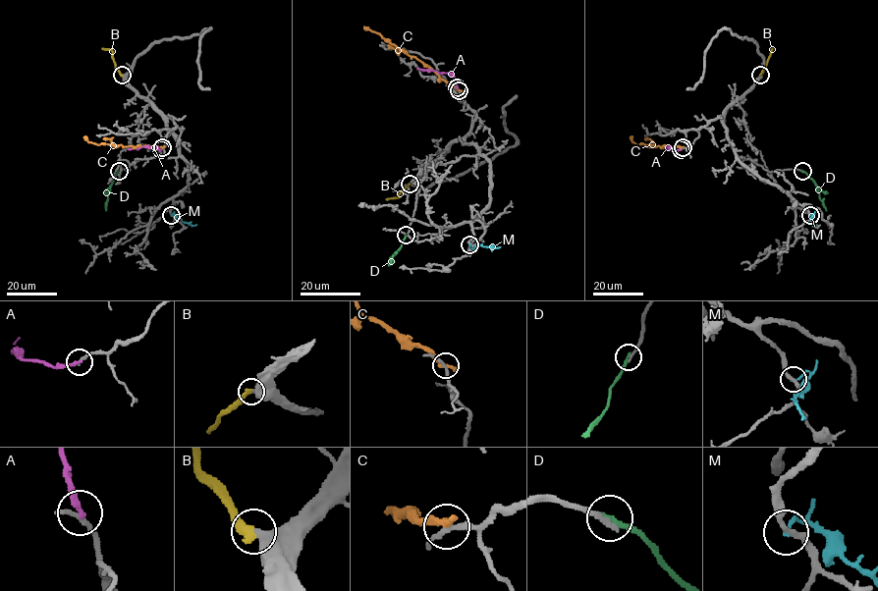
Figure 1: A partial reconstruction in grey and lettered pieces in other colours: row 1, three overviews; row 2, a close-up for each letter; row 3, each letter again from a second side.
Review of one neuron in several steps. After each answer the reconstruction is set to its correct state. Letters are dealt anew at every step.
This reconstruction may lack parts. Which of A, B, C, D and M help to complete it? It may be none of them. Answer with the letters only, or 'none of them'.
B

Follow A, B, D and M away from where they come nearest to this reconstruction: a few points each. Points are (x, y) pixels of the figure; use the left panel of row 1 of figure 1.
A: (161, 149), (142, 146), (128, 149)
B: (122, 75), (116, 68), (112, 51), (101, 49)
D: (118, 171), (110, 186), (106, 210)
M: (171, 215), (183, 222), (196, 224)

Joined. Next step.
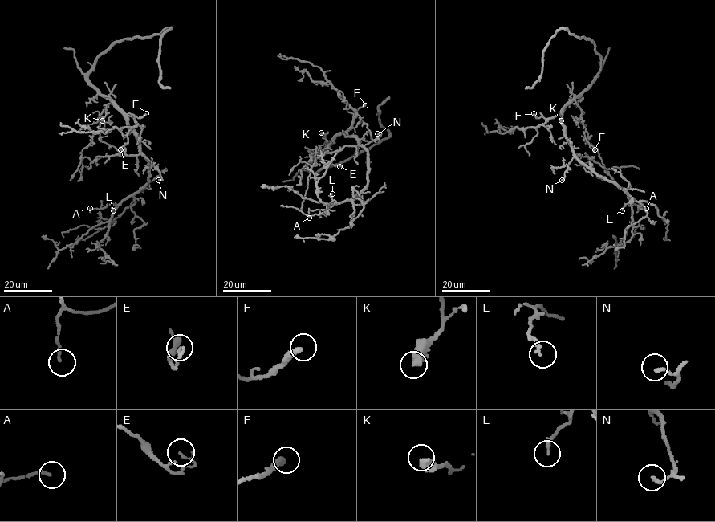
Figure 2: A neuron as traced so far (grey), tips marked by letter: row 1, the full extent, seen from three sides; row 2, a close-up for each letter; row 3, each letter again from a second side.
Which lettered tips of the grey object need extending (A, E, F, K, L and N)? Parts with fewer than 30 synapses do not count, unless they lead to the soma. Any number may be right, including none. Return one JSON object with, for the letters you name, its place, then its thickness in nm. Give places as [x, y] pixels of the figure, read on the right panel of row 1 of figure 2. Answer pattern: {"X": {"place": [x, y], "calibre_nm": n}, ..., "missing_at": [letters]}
{"missing_at": []}

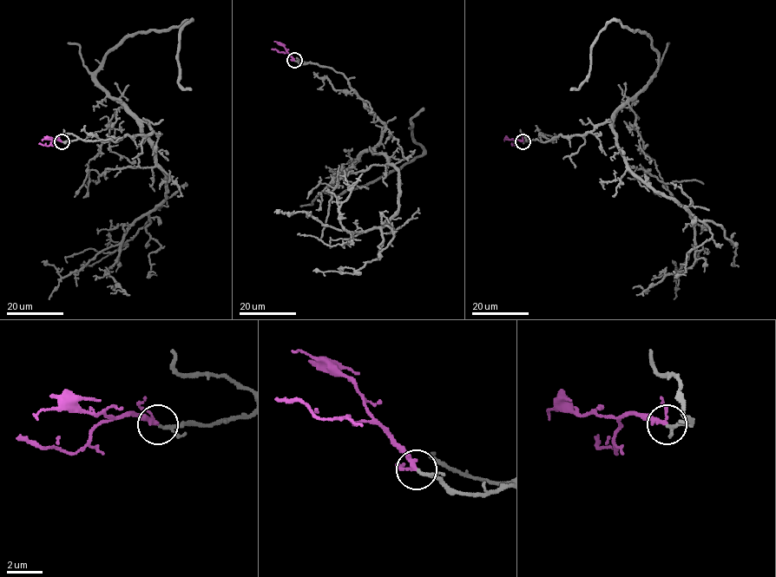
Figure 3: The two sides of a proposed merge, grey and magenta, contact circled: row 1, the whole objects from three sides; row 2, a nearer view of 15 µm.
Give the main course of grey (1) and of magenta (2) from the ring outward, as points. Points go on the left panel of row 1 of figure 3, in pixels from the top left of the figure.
1: (62, 141), (152, 132), (95, 75), (138, 32), (191, 21), (178, 48), (178, 83), (190, 90)
2: (62, 141), (55, 140), (48, 146), (39, 143)

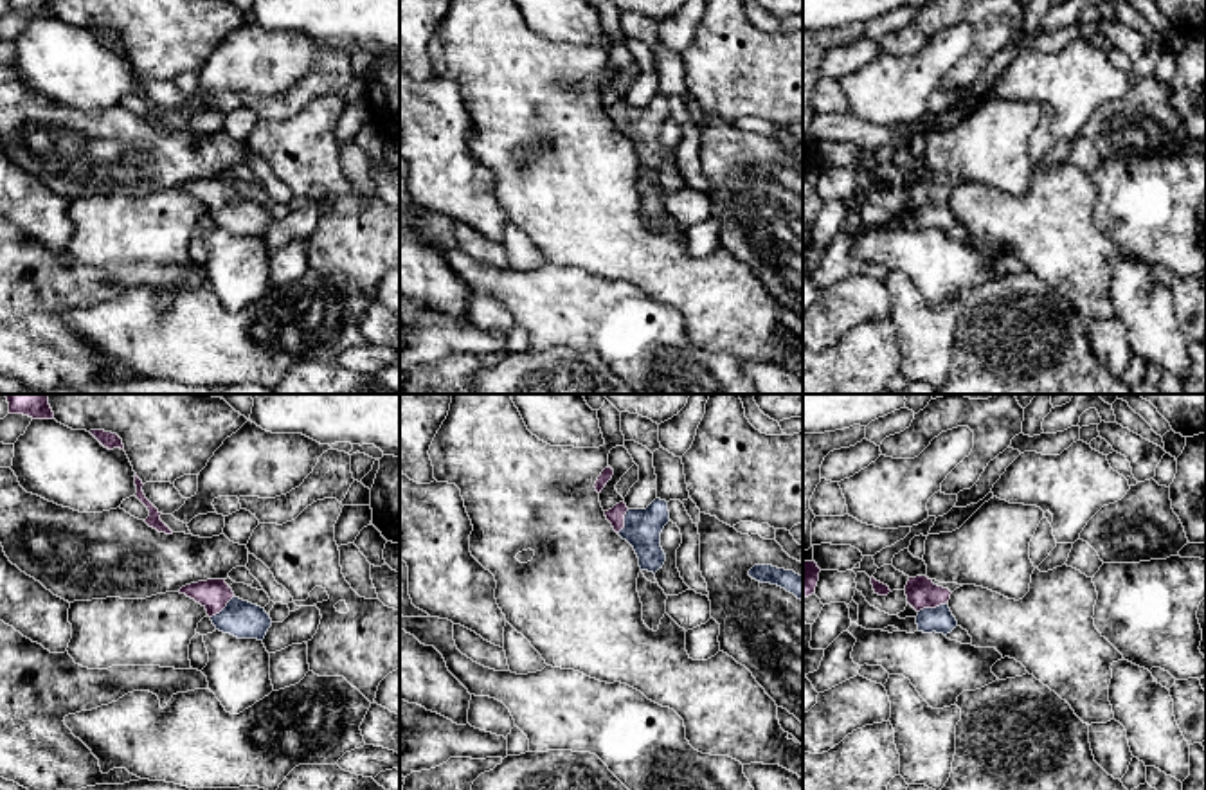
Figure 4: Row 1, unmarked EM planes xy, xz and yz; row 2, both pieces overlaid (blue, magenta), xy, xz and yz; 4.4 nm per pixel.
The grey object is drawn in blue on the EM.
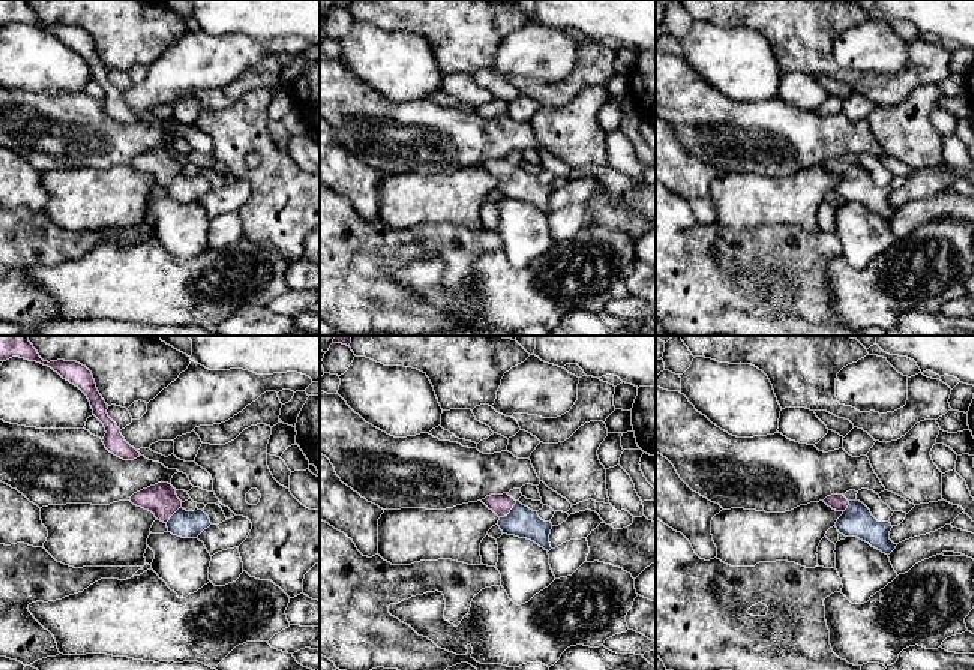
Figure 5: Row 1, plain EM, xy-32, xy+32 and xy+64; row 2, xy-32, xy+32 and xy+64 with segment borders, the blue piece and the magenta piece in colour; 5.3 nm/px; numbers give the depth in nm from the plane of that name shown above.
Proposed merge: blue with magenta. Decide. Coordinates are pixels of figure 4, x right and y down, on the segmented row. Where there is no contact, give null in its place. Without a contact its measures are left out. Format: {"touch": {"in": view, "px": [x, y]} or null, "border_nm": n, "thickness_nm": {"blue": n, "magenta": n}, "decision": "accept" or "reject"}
{"touch": {"in": "yz", "px": [931, 609]}, "border_nm": 140, "thickness_nm": {"blue": 120, "magenta": 140}, "decision": "accept"}

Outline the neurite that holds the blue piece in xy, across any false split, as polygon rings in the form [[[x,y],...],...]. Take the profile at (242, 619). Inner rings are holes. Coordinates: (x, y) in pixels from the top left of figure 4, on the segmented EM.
[[[225,579],[191,583],[178,592],[200,603],[216,630],[238,639],[263,641],[272,626],[272,619],[265,608],[236,597]]]

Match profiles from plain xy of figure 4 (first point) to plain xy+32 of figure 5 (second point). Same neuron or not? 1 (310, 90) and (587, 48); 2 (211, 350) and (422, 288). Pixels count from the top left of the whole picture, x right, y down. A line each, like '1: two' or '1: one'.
1: one
2: one

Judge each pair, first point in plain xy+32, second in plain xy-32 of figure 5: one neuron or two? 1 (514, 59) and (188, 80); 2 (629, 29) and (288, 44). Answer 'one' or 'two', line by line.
1: one
2: two

